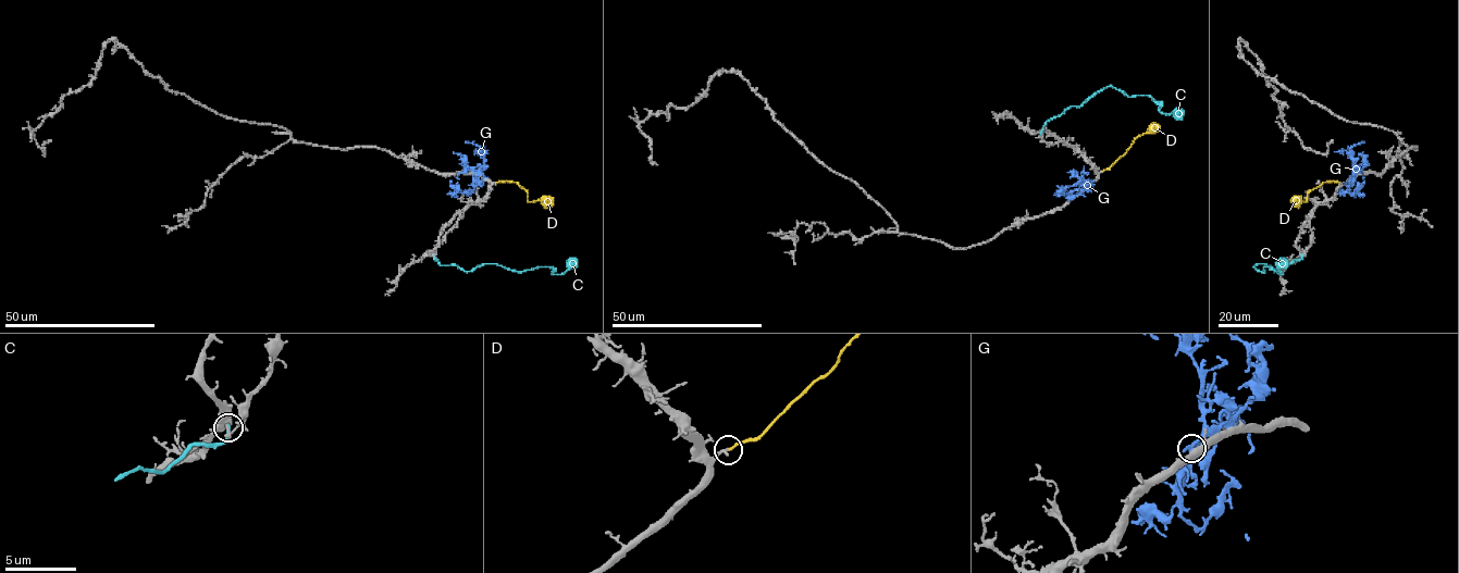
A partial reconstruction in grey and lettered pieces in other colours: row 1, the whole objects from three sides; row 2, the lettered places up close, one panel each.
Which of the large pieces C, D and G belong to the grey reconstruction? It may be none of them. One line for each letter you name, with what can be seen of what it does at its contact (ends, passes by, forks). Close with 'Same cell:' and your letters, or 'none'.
D: It ends there
Same cell: D

